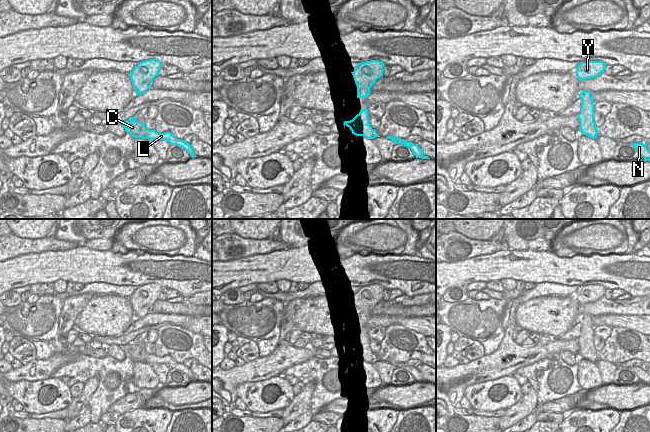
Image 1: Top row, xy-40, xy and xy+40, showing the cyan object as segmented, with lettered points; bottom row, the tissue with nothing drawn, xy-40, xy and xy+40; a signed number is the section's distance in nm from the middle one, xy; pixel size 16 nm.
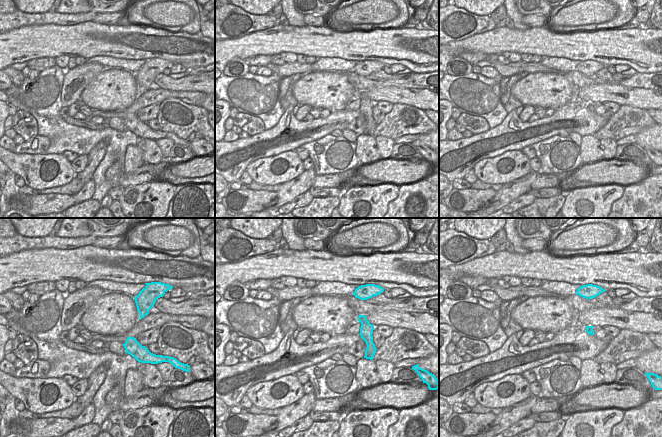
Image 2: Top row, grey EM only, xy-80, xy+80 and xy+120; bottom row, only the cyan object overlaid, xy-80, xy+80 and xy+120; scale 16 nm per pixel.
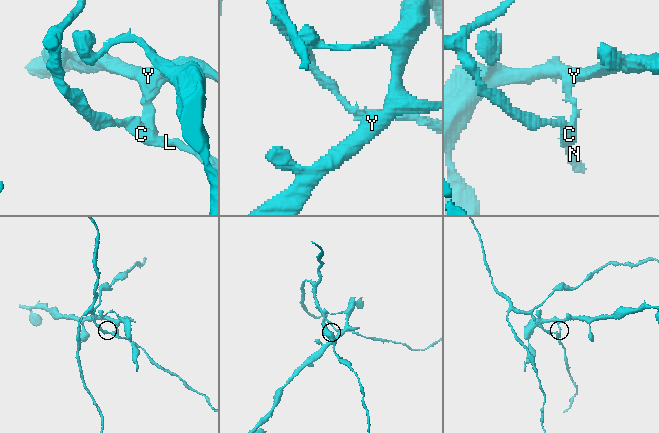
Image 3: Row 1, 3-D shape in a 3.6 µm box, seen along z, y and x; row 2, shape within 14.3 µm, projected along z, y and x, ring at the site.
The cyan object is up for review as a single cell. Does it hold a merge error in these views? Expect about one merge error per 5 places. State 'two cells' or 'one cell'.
two cells

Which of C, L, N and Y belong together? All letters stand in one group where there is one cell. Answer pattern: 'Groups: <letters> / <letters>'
Groups: C L N / Y.

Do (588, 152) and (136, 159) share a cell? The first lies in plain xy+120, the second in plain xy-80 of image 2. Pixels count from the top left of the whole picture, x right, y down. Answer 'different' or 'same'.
different

